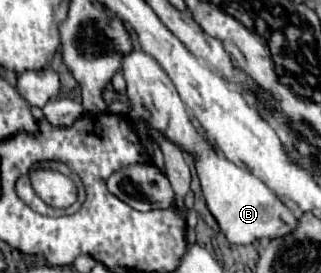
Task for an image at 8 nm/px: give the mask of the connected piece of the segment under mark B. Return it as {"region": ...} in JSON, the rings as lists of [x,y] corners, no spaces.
{"region":[[[133,50],[127,58],[123,58],[123,76],[127,82],[127,98],[129,98],[129,118],[145,120],[151,128],[155,128],[165,140],[177,144],[187,154],[193,156],[197,176],[201,182],[201,190],[207,202],[209,212],[215,216],[221,232],[231,244],[253,244],[255,240],[275,240],[293,232],[299,224],[295,214],[277,198],[273,190],[269,190],[259,178],[255,178],[249,170],[243,170],[229,162],[223,154],[213,150],[207,138],[195,128],[187,106],[179,98],[173,82],[163,74],[163,68],[147,56],[143,50]]]}

